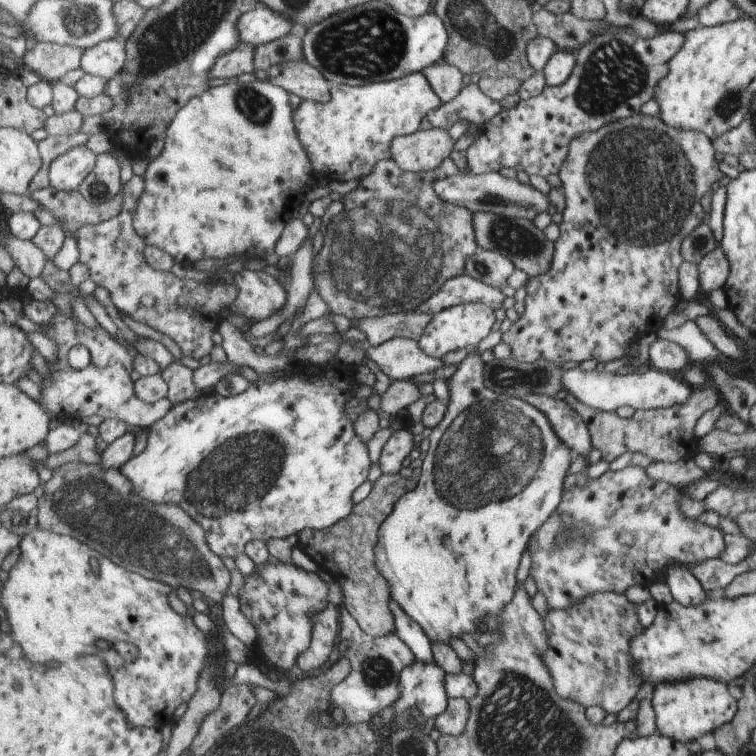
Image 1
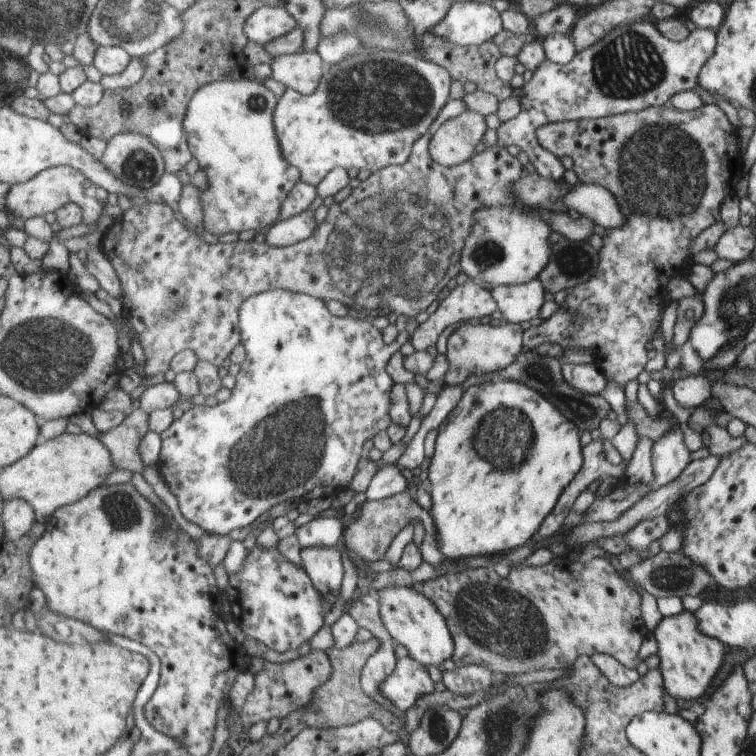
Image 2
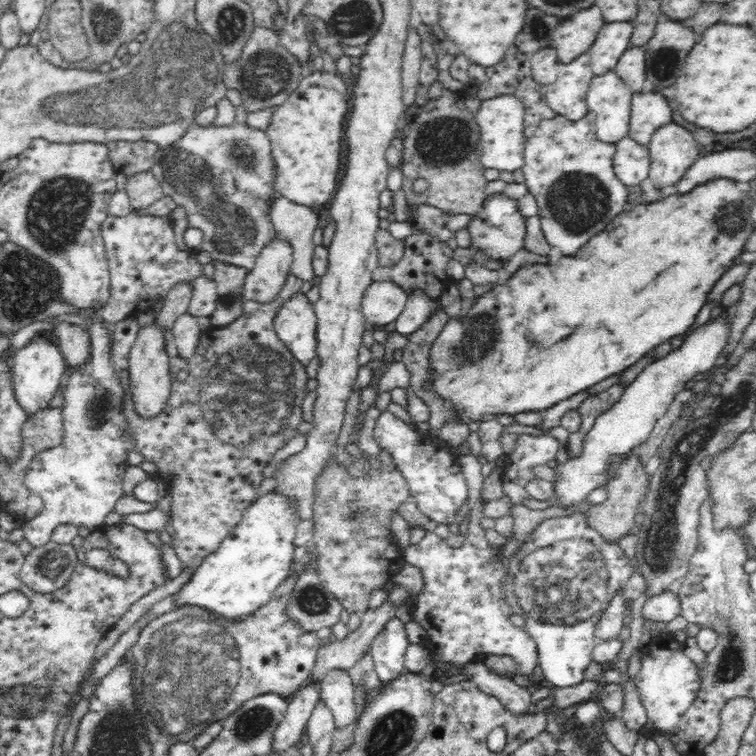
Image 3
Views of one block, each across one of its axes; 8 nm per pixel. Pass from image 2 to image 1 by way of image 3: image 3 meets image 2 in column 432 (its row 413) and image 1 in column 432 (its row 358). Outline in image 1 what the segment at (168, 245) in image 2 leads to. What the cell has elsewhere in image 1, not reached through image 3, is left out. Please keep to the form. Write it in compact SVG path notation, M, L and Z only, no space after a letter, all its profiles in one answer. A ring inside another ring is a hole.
M469 84L449 102L441 104L439 108L425 114L421 118L418 129L449 129L458 121L464 121L477 125L481 129L482 125L498 114L501 110L499 103L490 100L476 84ZM383 159L375 164L369 176L365 176L365 178L358 180L358 186L348 194L345 194L345 196L336 192L329 193L328 197L330 201L339 201L343 203L343 210L341 210L337 216L333 216L326 226L327 230L323 236L323 244L325 246L317 252L312 262L311 275L313 279L313 288L315 288L315 292L319 294L319 297L323 300L328 310L333 312L333 314L342 315L343 318L348 318L349 326L345 328L344 339L366 342L363 333L354 328L349 328L353 325L352 319L363 318L363 320L365 320L365 318L381 317L387 316L387 314L407 313L412 311L415 306L419 306L419 304L425 302L429 296L433 296L433 294L442 287L445 280L449 280L449 278L453 278L453 276L463 276L463 274L466 273L466 261L479 252L480 248L474 240L474 227L473 221L471 220L472 213L465 208L451 205L437 198L437 196L433 194L433 188L431 188L431 184L433 184L435 180L438 179L432 171L421 173L403 172L403 170L397 167L397 164L395 164L393 160Z

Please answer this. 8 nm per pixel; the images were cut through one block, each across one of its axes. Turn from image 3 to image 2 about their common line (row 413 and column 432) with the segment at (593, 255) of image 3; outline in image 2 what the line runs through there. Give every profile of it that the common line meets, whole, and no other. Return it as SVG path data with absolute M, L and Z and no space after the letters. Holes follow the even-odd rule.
M500 378L497 382L469 386L436 430L434 449L425 464L424 485L431 497L429 514L435 528L432 543L444 559L497 556L523 546L535 535L558 496L574 479L573 474L577 475L582 467L582 448L575 424L559 414L537 390L515 380ZM521 462L525 462L525 470L515 468ZM503 468L515 468L515 472L497 472Z

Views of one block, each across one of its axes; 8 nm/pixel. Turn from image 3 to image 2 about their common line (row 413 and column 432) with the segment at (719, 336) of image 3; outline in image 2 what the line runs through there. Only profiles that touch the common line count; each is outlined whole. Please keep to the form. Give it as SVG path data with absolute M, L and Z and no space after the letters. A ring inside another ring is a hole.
M393 584L385 586L383 590L374 594L379 596L379 614L382 616L387 632L395 638L395 643L405 647L411 660L419 662L424 667L437 666L453 654L453 642L442 614L420 591Z

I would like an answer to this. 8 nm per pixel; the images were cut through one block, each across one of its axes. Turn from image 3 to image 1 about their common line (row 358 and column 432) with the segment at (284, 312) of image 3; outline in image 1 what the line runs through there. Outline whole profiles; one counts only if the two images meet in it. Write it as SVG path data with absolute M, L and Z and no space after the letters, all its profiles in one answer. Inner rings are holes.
M464 273L463 276L453 276L445 280L433 296L429 296L412 311L433 316L449 306L465 304L465 302L479 302L479 304L487 304L487 308L499 309L503 296L497 288L483 284L483 281L474 280Z

